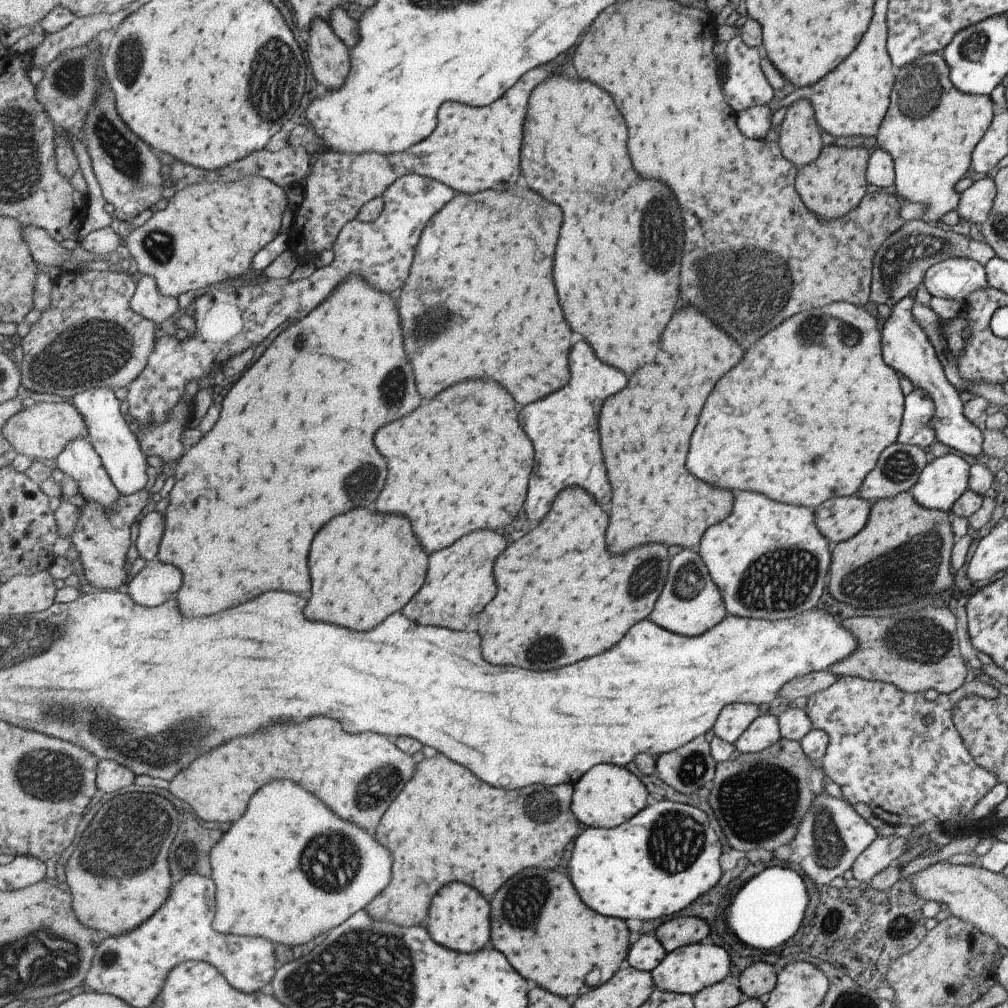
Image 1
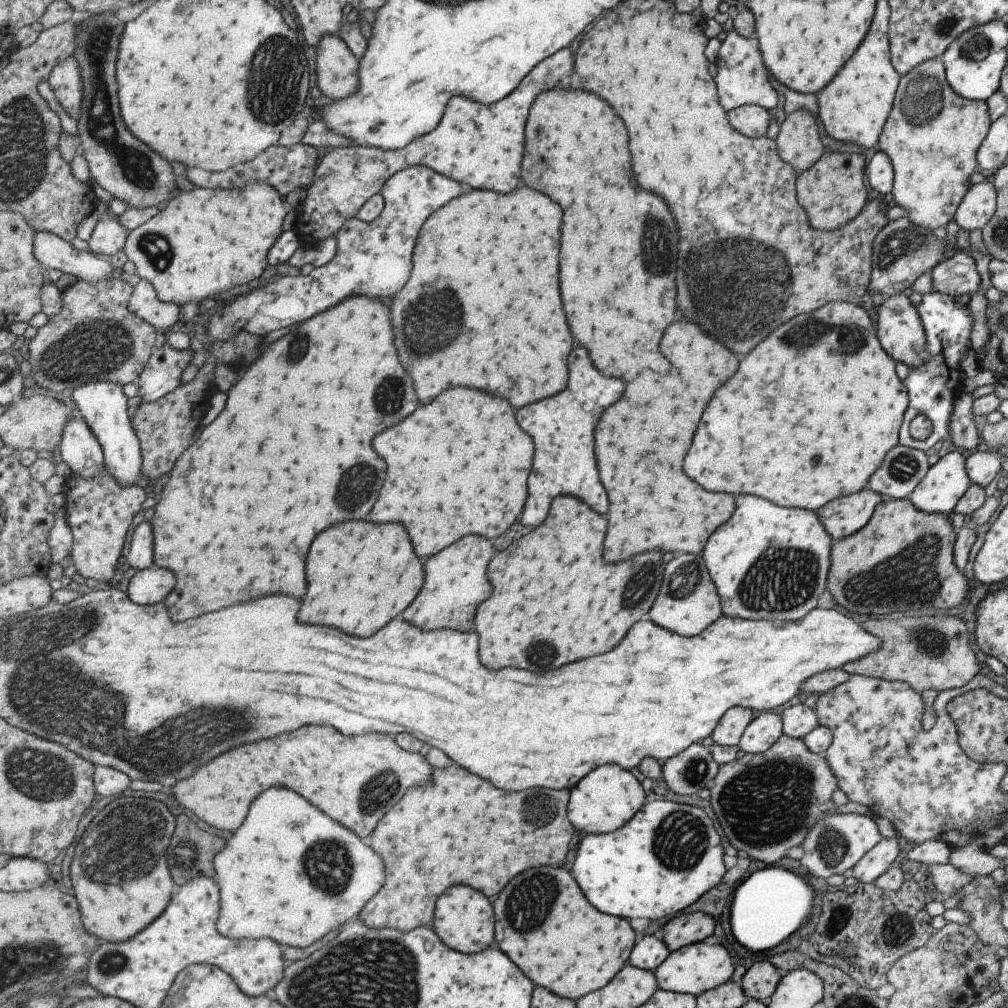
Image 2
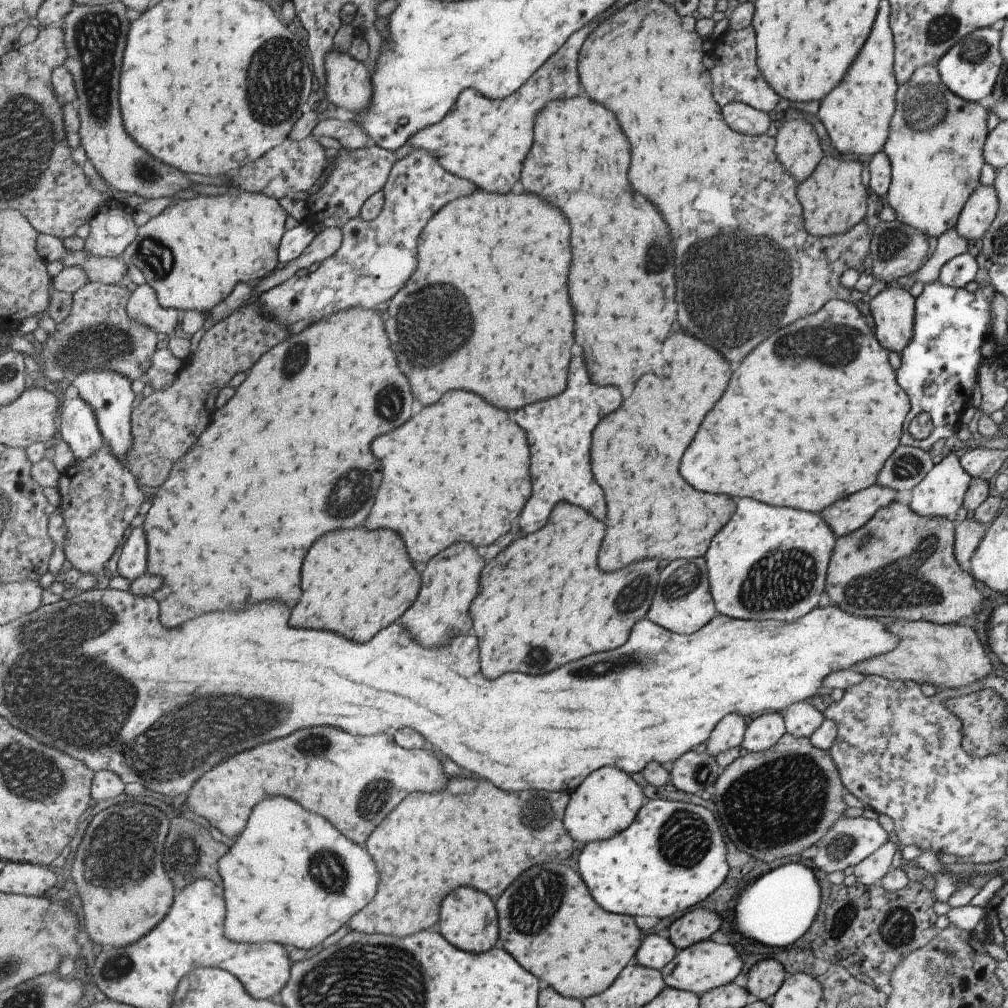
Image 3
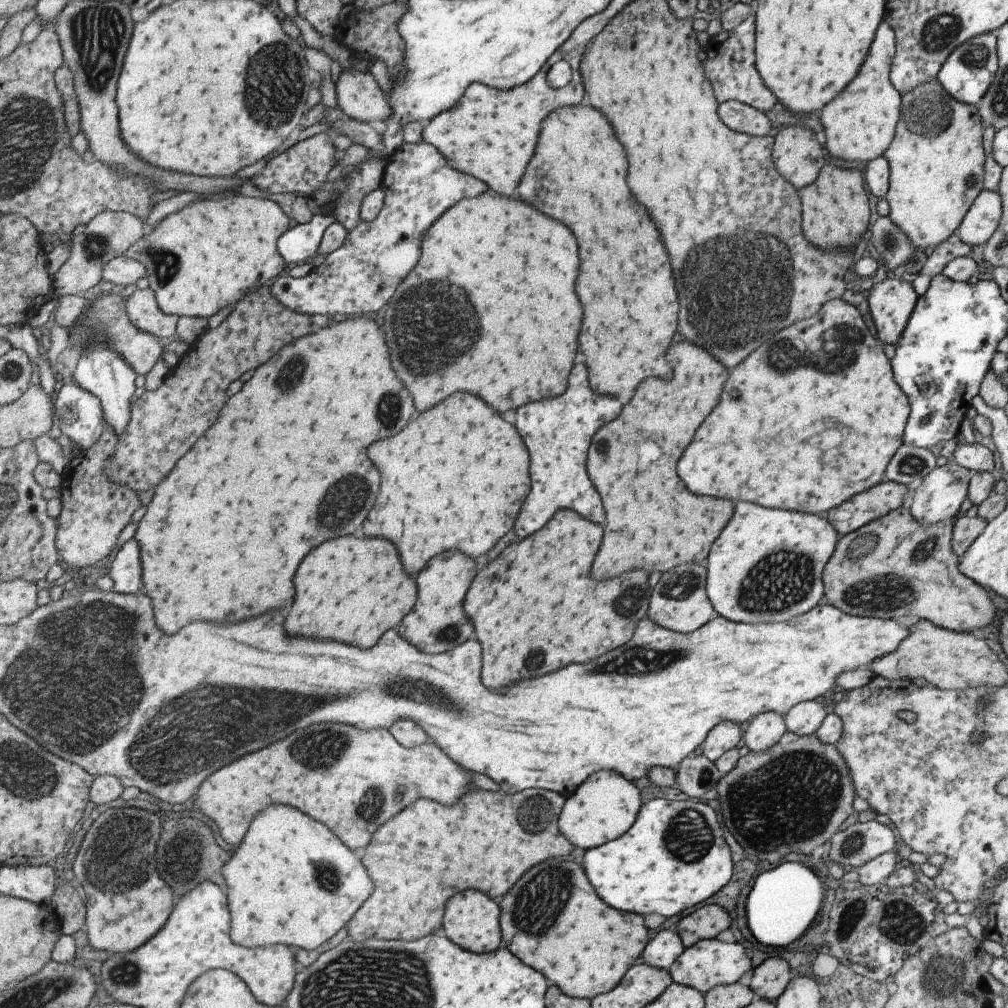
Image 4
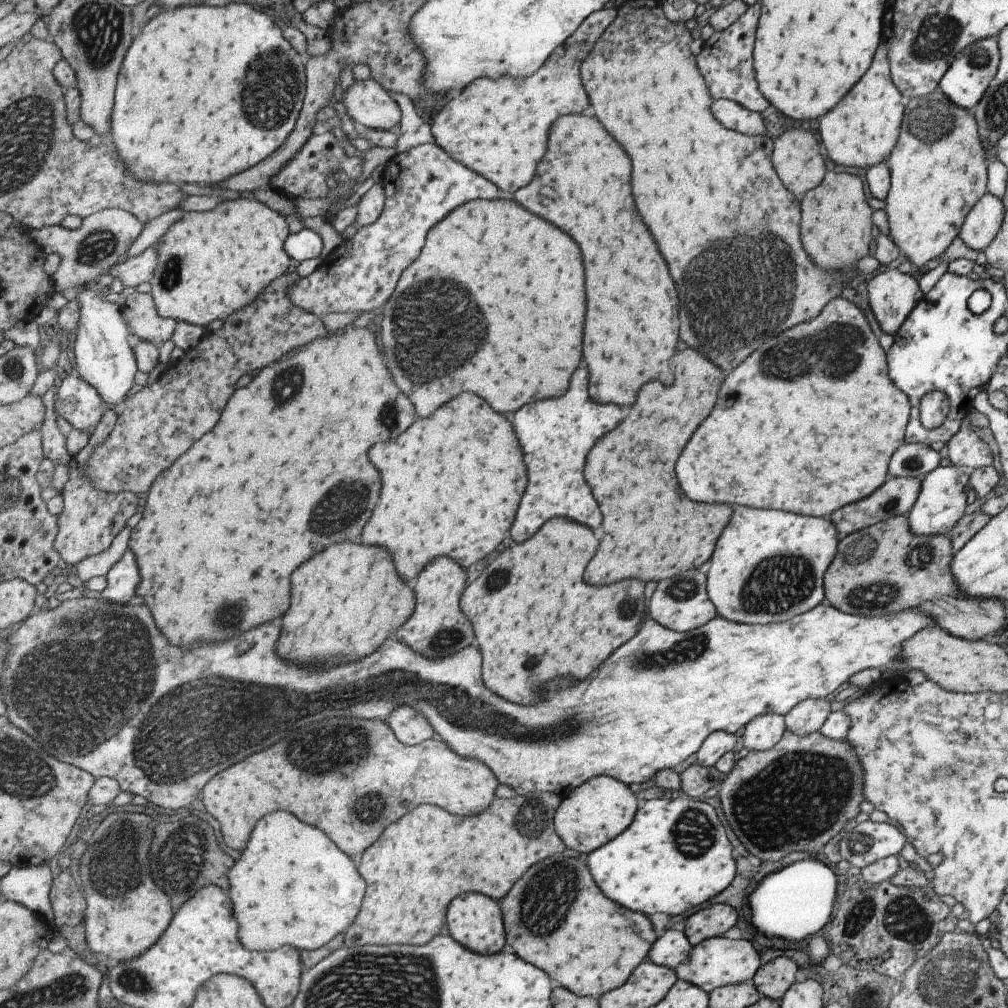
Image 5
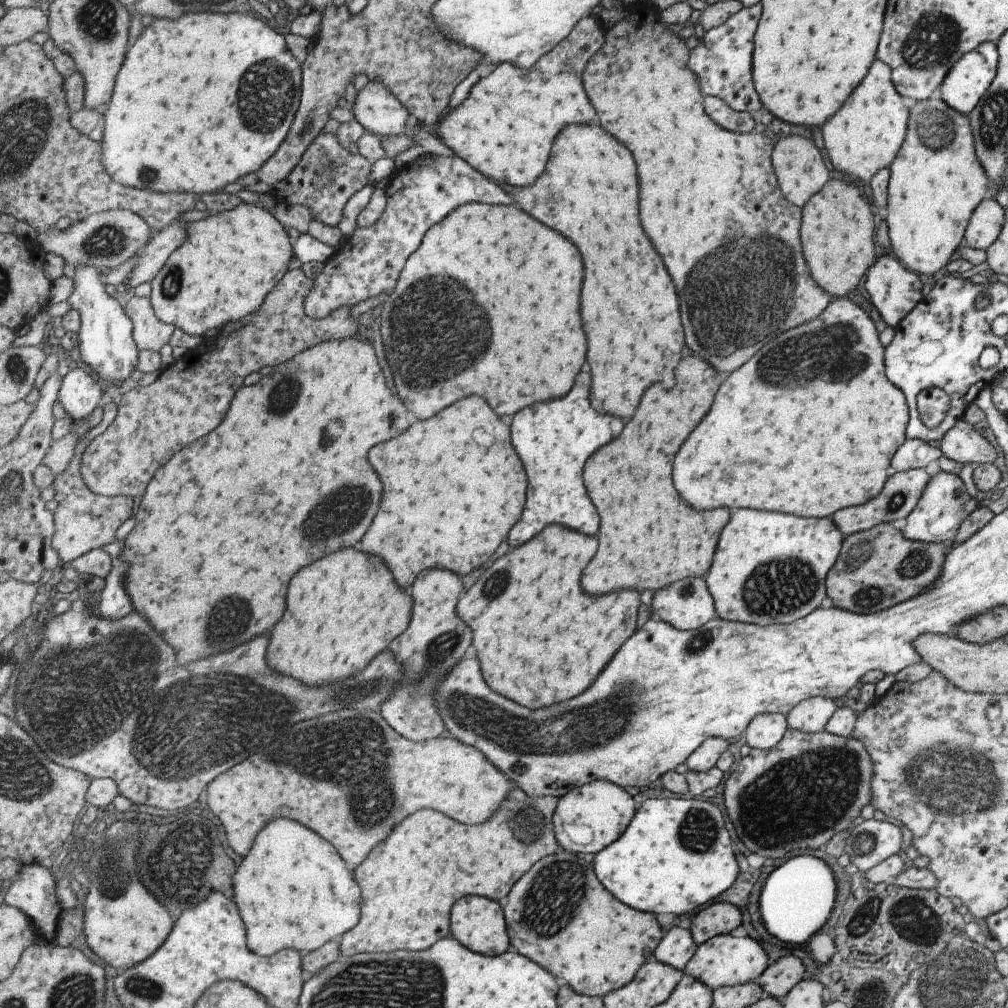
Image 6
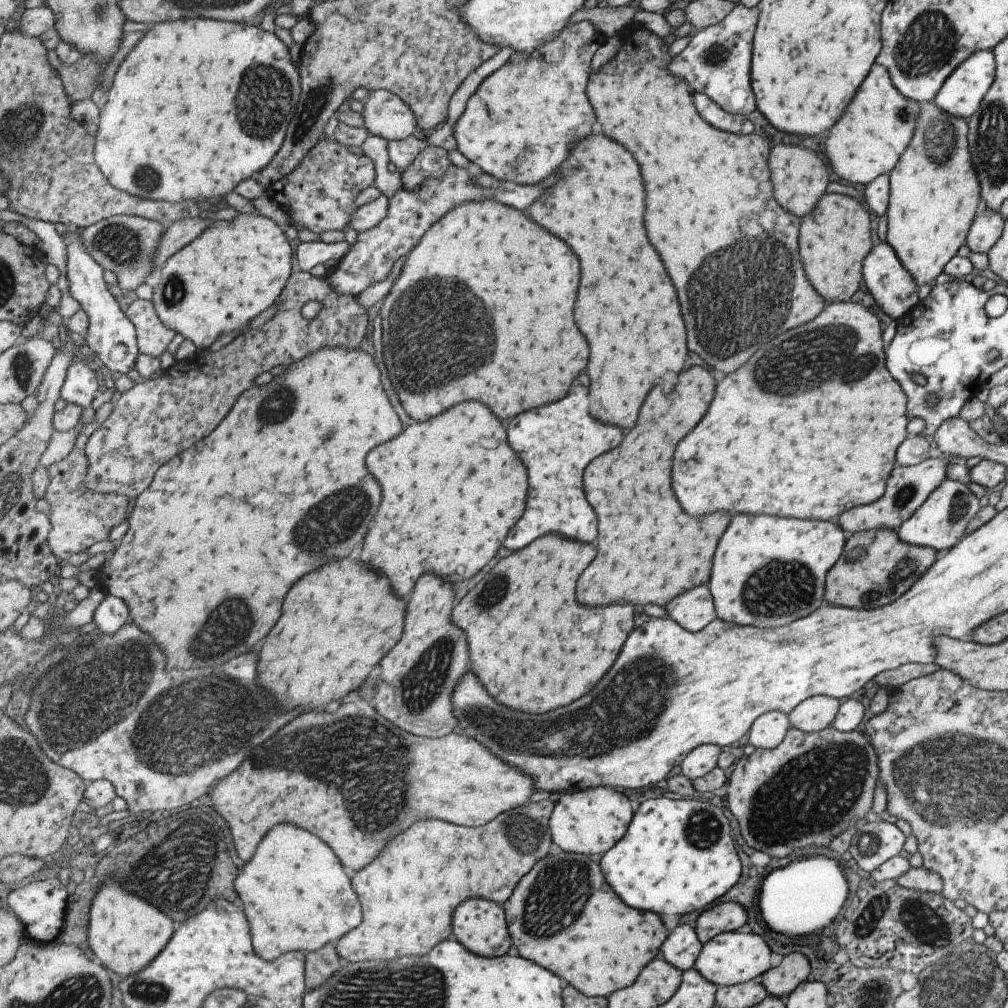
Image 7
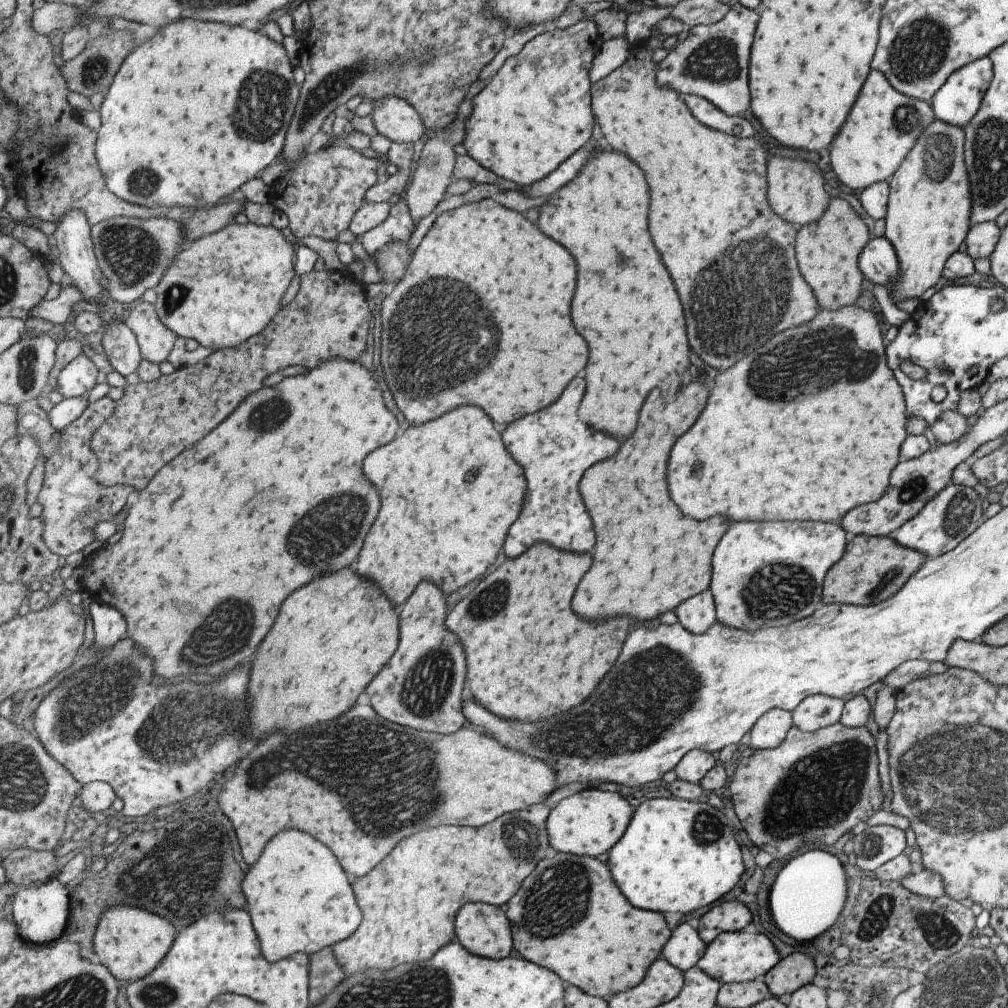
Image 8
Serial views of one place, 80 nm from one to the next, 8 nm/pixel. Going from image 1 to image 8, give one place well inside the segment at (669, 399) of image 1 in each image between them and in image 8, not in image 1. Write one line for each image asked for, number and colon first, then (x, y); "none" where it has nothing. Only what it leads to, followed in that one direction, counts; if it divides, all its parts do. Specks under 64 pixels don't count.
2: (640, 443)
3: (653, 513)
4: (650, 514)
5: (650, 525)
6: (644, 519)
7: (666, 551)
8: (657, 558)

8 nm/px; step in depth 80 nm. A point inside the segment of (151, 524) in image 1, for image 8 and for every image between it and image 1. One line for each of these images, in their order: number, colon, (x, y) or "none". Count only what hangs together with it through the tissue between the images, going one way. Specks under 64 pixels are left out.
2: (141, 553)
3: (133, 561)
4: (127, 568)
5: (123, 579)
6: (115, 603)
7: (112, 615)
8: (109, 623)

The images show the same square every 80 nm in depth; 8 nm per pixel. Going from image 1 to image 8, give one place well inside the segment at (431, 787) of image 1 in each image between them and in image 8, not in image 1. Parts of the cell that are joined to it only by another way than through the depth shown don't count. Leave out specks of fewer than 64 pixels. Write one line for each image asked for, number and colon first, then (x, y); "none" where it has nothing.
2: (433, 838)
3: (472, 833)
4: (430, 852)
5: (422, 862)
6: (414, 878)
7: (410, 892)
8: (433, 873)

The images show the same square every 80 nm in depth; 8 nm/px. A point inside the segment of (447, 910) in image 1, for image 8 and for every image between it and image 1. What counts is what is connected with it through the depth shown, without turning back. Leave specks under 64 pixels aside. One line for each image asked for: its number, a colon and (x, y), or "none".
2: (465, 920)
3: (469, 919)
4: (473, 920)
5: (476, 921)
6: (479, 923)
7: (481, 925)
8: (485, 929)

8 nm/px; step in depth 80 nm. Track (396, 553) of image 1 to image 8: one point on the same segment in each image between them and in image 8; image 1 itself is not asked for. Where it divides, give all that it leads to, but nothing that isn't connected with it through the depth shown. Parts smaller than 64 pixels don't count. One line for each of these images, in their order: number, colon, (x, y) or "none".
2: (362, 597)
3: (357, 582)
4: (351, 589)
5: (349, 599)
6: (343, 610)
7: (339, 622)
8: (333, 637)

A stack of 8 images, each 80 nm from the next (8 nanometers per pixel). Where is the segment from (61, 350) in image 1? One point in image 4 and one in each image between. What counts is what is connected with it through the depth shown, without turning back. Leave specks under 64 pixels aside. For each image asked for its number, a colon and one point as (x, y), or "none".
2: (95, 337)
3: (99, 333)
4: (107, 316)

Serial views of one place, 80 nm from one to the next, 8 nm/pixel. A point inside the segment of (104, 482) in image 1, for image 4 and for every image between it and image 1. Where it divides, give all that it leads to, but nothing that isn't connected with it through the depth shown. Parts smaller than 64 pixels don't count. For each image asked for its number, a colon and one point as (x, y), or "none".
2: (80, 450)
3: (78, 423)
4: (80, 415)

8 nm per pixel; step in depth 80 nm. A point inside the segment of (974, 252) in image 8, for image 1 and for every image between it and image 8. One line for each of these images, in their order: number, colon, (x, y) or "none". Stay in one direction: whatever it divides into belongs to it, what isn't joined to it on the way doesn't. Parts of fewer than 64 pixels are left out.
1: (974, 202)
2: (977, 206)
3: (980, 208)
4: (977, 224)
5: (981, 223)
6: (985, 222)
7: (986, 226)

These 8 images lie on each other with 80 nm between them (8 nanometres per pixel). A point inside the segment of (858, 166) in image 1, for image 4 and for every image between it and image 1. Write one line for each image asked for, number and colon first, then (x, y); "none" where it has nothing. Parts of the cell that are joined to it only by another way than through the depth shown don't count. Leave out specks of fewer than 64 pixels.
2: (831, 192)
3: (832, 197)
4: (834, 212)

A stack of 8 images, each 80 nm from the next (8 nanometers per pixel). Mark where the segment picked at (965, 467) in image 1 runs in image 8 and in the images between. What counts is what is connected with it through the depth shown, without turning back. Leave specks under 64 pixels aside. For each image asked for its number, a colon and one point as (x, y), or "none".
2: (944, 482)
3: (940, 492)
4: (937, 497)
5: (940, 501)
6: (943, 504)
7: (939, 521)
8: (954, 512)

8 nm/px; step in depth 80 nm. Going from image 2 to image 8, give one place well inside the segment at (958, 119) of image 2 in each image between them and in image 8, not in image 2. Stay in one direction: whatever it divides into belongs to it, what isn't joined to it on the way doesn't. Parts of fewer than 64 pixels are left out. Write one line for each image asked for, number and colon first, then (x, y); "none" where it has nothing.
3: (934, 142)
4: (935, 159)
5: (937, 168)
6: (935, 182)
7: (933, 192)
8: (927, 216)

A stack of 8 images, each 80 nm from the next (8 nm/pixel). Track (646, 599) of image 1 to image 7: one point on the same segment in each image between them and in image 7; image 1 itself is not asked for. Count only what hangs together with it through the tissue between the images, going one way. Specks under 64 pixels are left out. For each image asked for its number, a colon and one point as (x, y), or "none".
2: (554, 584)
3: (546, 603)
4: (537, 609)
5: (535, 589)
6: (541, 639)
7: (537, 648)

